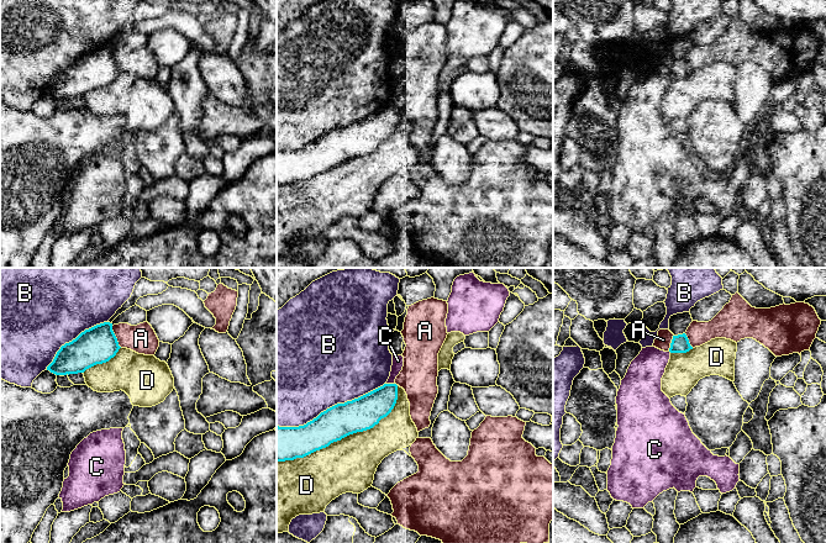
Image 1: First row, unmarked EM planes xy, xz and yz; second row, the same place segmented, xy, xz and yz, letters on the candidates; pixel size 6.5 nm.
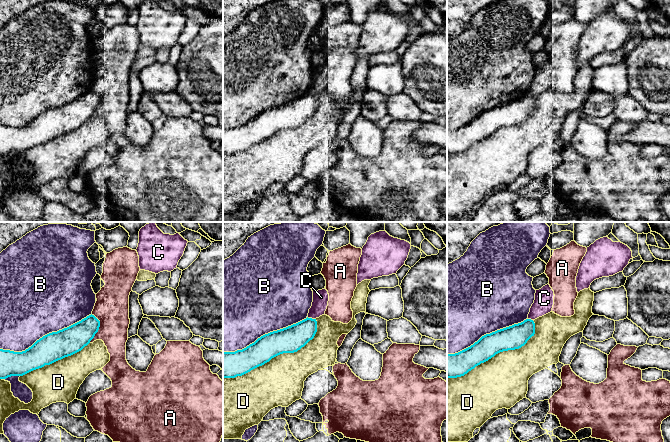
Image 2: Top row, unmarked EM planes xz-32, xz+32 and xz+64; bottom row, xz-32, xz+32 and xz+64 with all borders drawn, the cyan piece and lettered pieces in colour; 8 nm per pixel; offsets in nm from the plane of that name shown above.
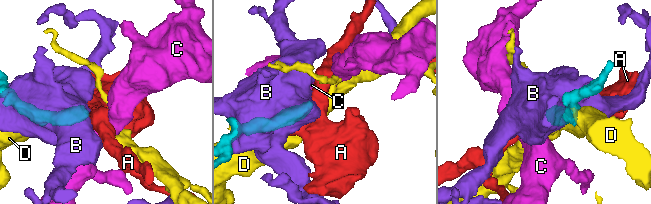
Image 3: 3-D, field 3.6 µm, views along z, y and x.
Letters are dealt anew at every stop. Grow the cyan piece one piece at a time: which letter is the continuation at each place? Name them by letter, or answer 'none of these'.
none of these

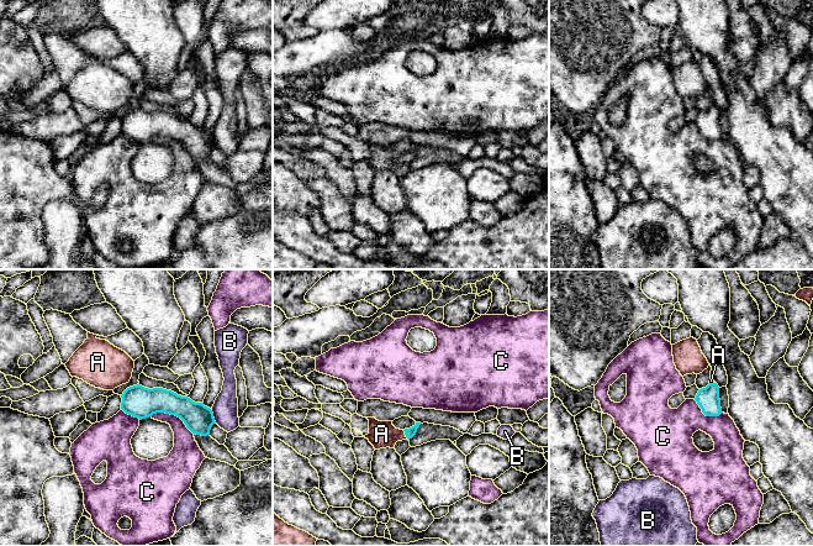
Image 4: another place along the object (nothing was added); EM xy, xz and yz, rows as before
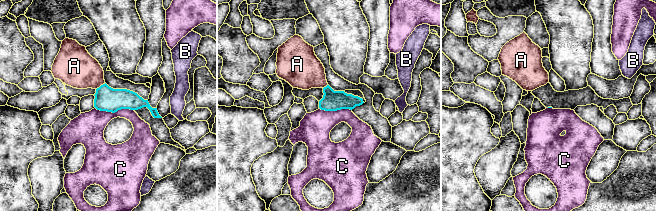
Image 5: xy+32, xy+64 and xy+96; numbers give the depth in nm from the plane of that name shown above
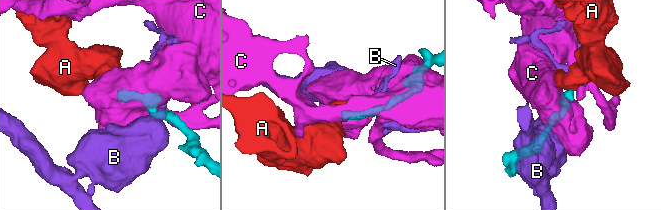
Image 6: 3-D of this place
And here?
A

